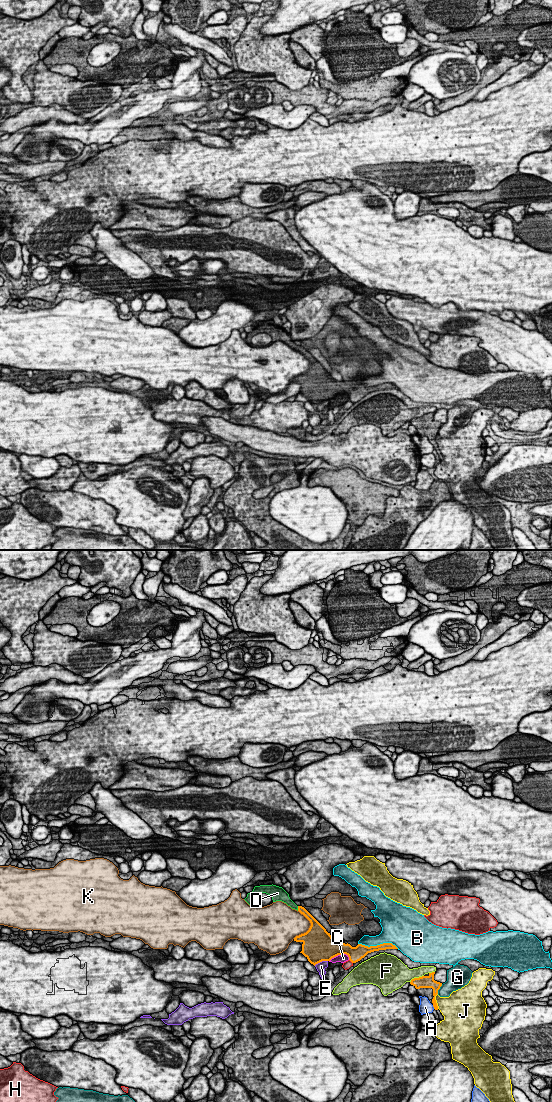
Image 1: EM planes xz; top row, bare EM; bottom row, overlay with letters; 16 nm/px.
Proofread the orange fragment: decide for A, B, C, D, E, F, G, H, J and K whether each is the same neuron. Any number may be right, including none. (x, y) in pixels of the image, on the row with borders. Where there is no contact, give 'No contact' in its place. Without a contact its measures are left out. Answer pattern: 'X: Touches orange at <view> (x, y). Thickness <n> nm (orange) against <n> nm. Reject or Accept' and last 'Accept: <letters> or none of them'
A: Touches orange at xz (433, 1006). Thickness 100 nm (orange) against 220 nm. Reject
B: Touches orange at xz (378, 945). Thickness 160 nm (orange) against 280 nm. Reject
C: Touches orange at xz (339, 954). Thickness 400 nm (orange) against 130 nm. Reject
D: Touches orange at xz (298, 908). Thickness 120 nm (orange) against 130 nm. Accept
E: Touches orange at xz (320, 961). Thickness 500 nm (orange) against 140 nm. Reject
F: Touches orange at xz (416, 978). Thickness 190 nm (orange) against 300 nm. Reject
G: Touches orange at xz (439, 988). Thickness 190 nm (orange) against 240 nm. Reject
H: Touches orange at xz (350, 960). Thickness 240 nm (orange) against 130 nm. Reject
J: Touches orange at xz (435, 1001). Thickness 140 nm (orange) against 320 nm. Reject
K: Touches orange at xz (310, 927). Thickness 440 nm (orange) against 380 nm. Reject
Accept: D

